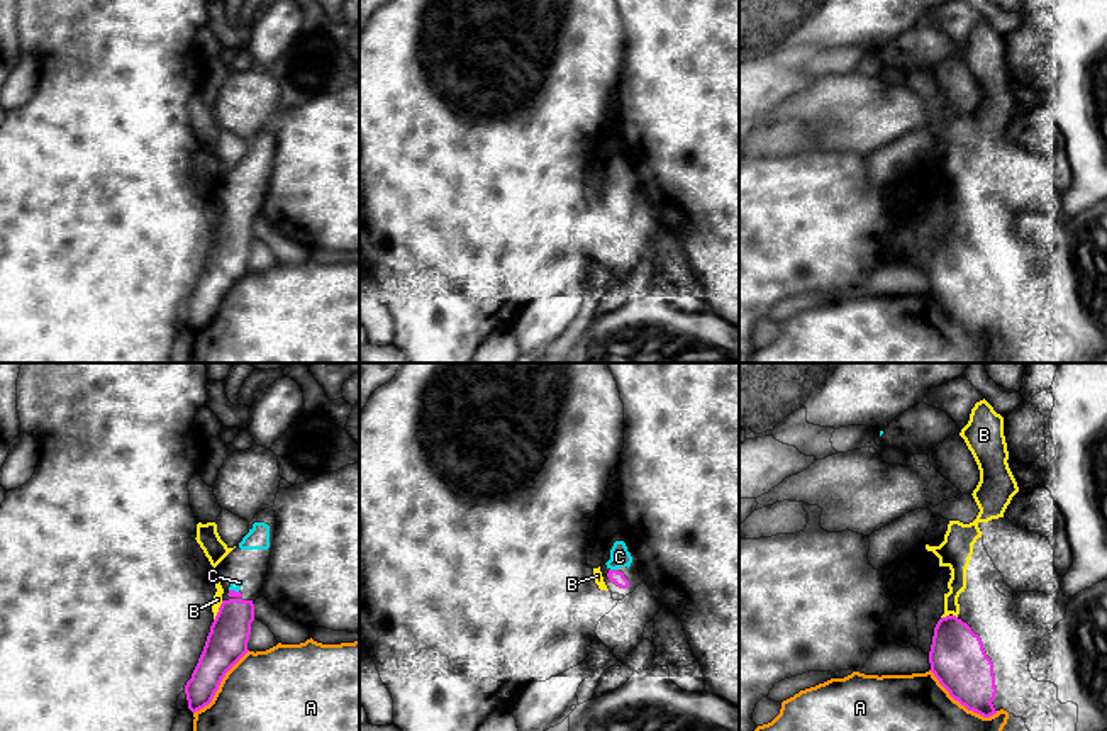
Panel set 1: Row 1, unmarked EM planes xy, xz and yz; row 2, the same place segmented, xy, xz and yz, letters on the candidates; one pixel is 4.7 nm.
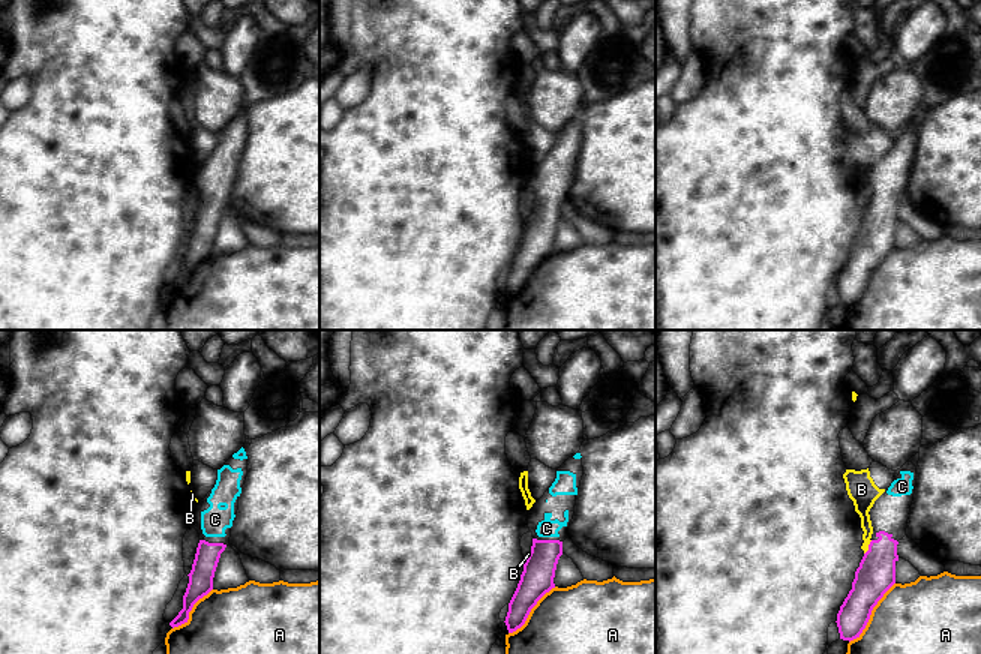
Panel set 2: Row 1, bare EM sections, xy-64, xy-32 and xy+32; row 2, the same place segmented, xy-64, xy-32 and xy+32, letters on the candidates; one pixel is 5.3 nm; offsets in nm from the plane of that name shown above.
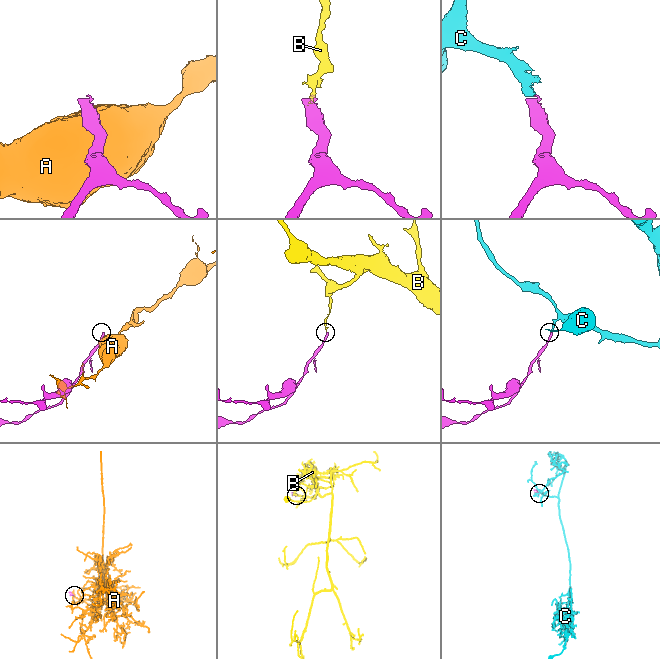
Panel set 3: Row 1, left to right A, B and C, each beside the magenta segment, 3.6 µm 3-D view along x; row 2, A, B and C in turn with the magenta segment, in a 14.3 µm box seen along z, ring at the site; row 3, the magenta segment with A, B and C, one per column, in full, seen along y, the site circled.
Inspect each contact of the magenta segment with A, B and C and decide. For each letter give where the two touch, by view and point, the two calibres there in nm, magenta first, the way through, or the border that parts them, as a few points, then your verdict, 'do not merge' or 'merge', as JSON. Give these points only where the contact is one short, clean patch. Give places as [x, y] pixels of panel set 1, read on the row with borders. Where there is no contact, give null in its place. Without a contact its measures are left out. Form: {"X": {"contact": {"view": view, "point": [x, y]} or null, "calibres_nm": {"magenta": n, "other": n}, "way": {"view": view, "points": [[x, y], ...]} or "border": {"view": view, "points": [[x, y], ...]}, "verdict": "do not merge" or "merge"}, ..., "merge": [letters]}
{"A": {"contact": {"view": "yz", "point": [962, 704]}, "calibres_nm": {"magenta": 260, "other": 280}, "verdict": "do not merge"}, "B": {"contact": {"view": "xy", "point": [219, 611]}, "calibres_nm": {"magenta": 190, "other": 50}, "border": {"view": "xy", "points": [[222, 601], [214, 619]]}, "verdict": "do not merge"}, "C": {"contact": {"view": "xz", "point": [614, 570]}, "calibres_nm": {"magenta": 60, "other": 100}, "way": {"view": "xz", "points": [[617, 577], [614, 570], [619, 557]]}, "verdict": "merge"}, "merge": ["C"]}

